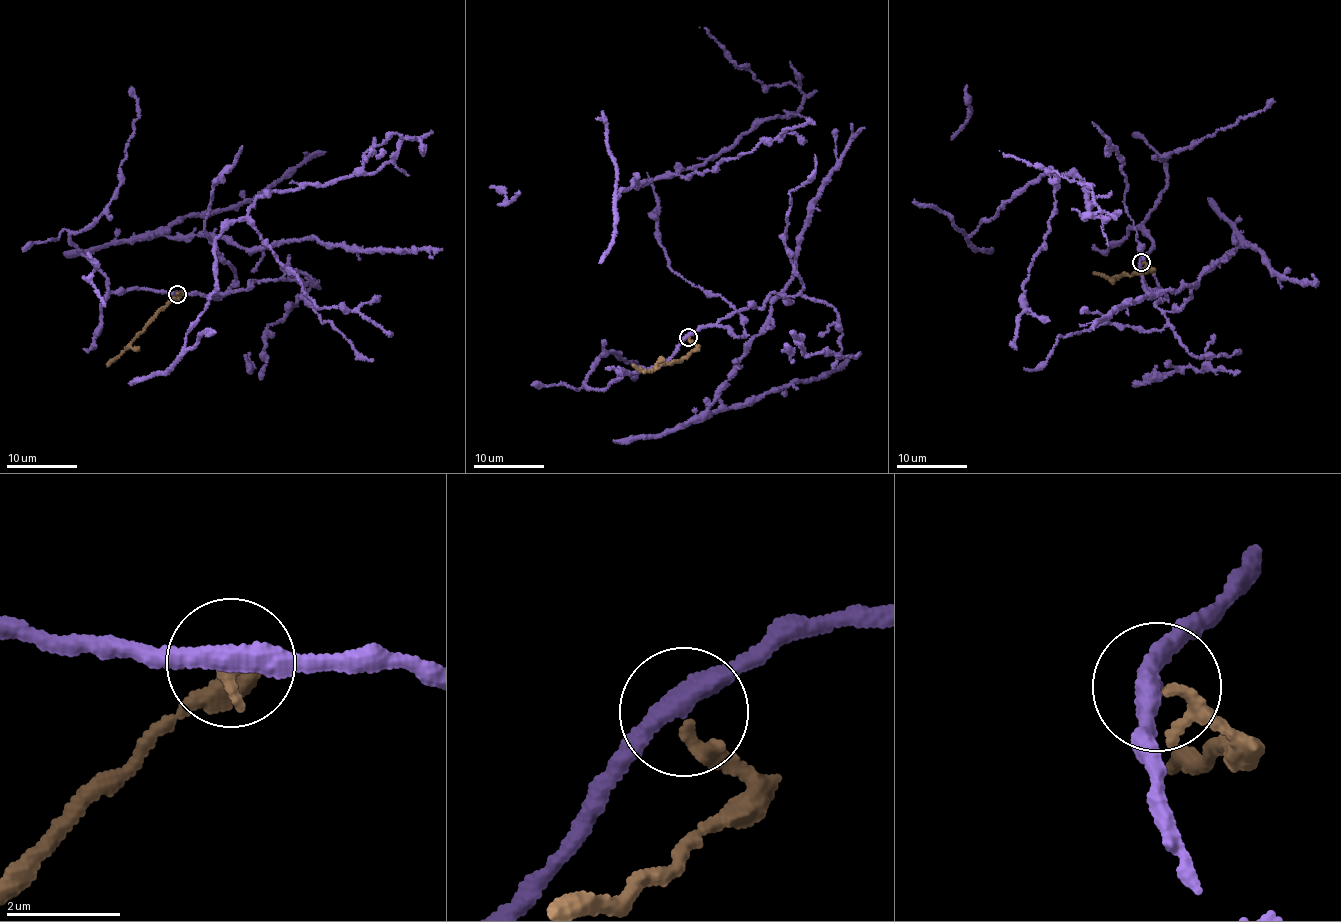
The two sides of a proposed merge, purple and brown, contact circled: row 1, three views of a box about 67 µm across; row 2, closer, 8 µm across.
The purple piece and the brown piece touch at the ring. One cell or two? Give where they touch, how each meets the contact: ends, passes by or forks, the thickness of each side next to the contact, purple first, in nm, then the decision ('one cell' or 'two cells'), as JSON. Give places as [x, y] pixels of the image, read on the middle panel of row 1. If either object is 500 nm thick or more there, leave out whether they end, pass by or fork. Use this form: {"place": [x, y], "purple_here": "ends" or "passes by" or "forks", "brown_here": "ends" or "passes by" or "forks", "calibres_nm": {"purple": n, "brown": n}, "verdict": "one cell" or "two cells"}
{"place": [688, 337], "purple_here": "passes by", "brown_here": "passes by", "calibres_nm": {"purple": 360, "brown": 160}, "verdict": "two cells"}

